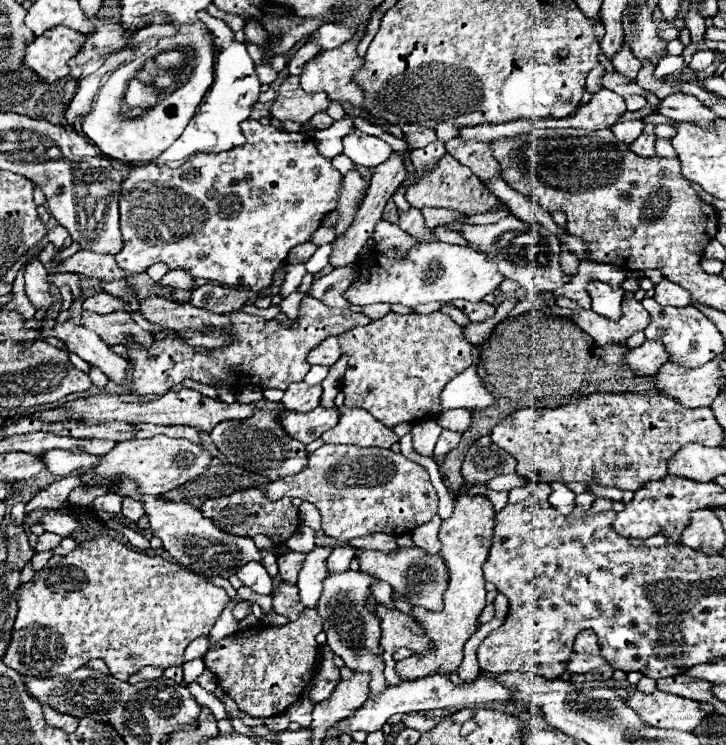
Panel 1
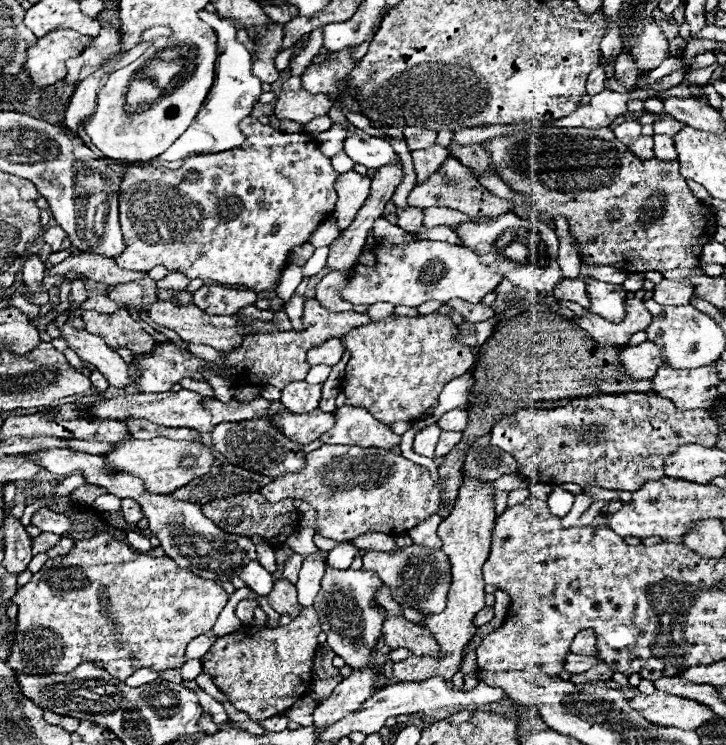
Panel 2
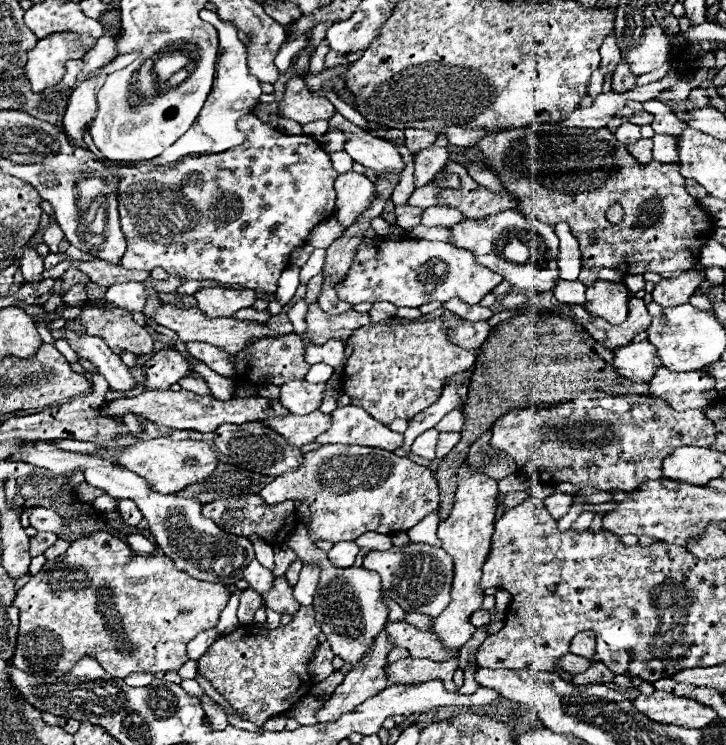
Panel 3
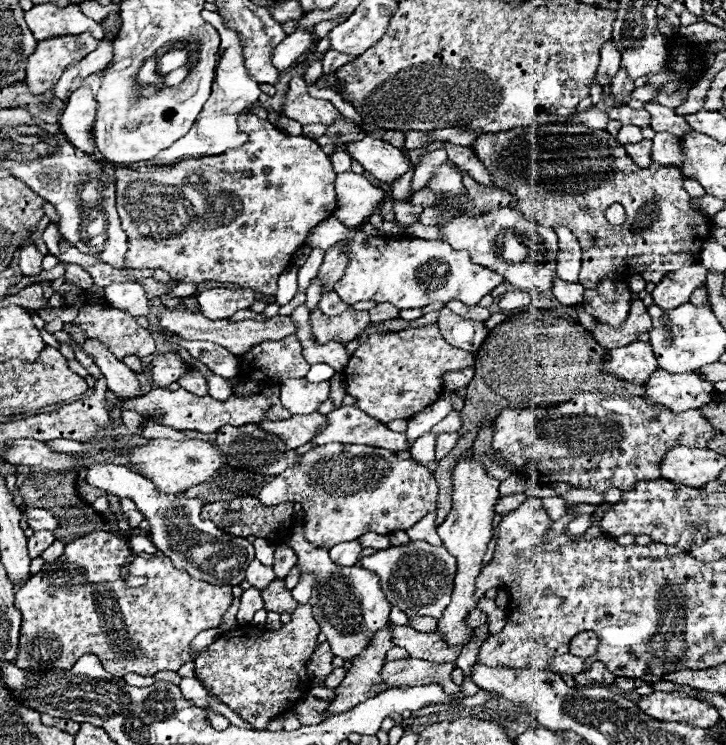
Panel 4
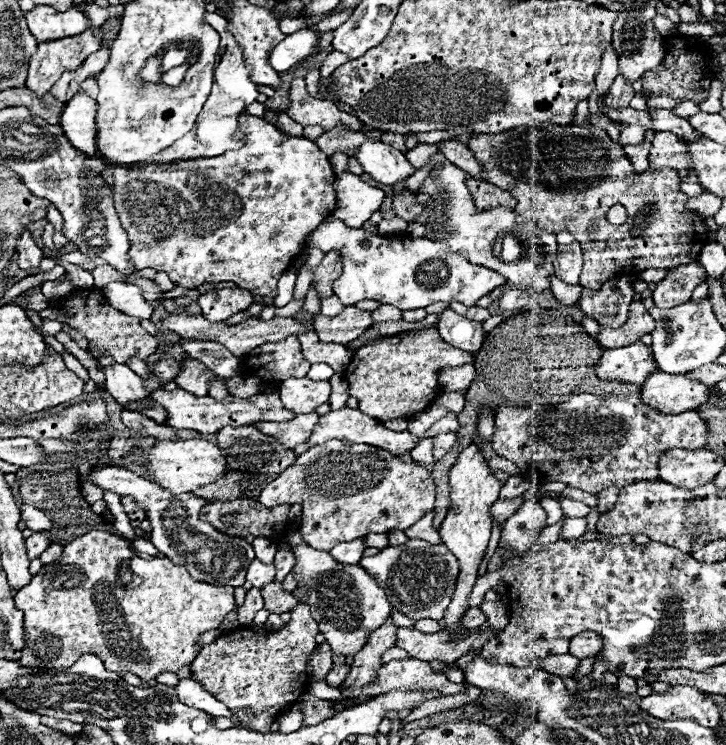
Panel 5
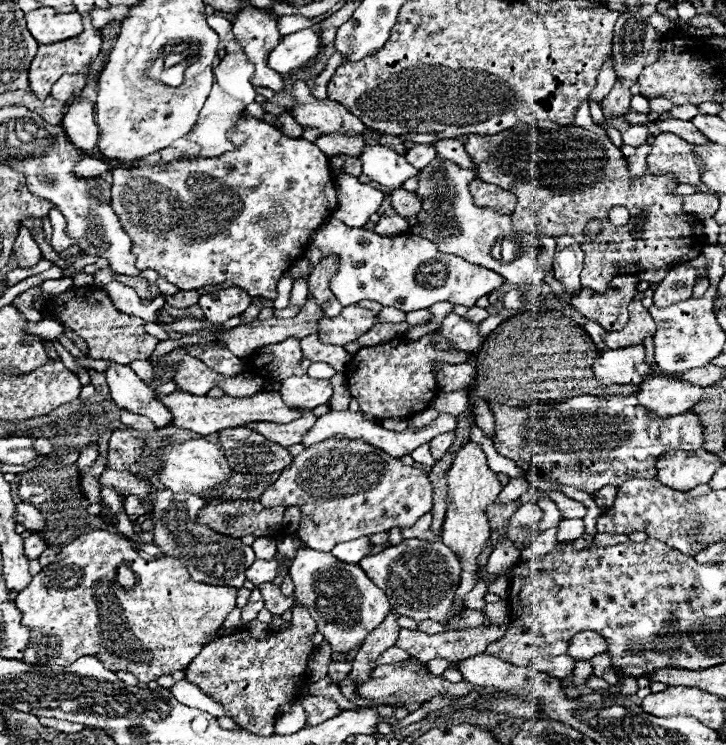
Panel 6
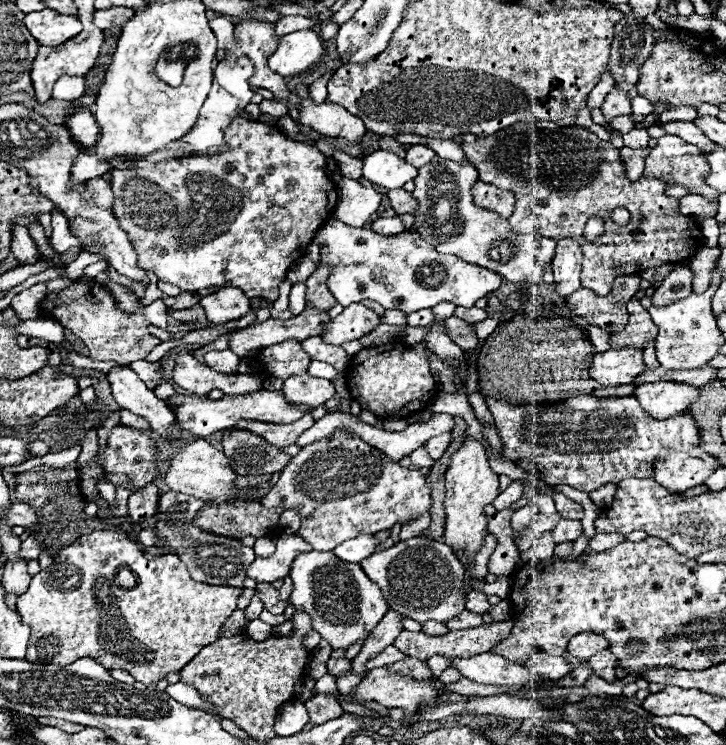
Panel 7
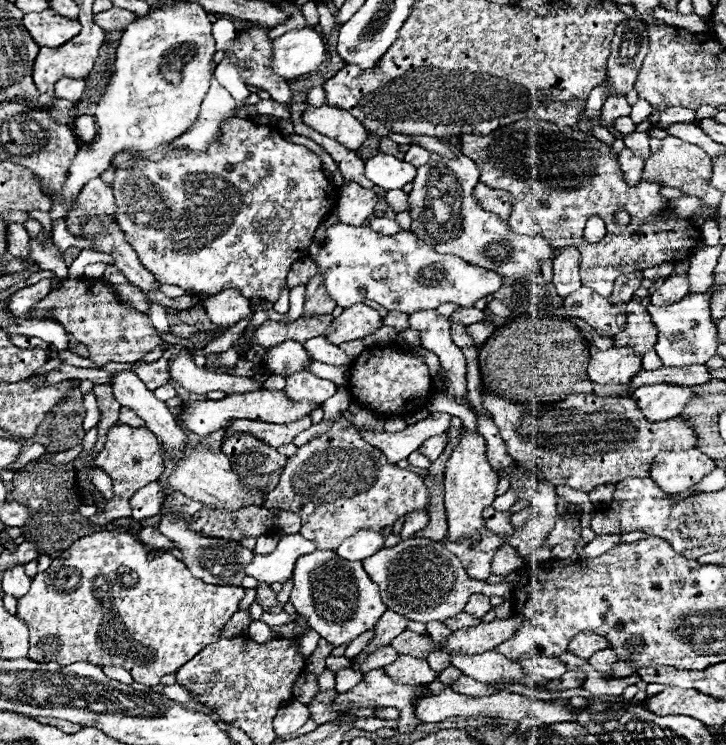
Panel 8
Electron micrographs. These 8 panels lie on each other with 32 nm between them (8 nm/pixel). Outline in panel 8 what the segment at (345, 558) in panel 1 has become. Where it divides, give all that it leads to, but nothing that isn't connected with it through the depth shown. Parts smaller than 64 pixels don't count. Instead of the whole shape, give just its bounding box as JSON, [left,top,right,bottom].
[336,532,384,560]

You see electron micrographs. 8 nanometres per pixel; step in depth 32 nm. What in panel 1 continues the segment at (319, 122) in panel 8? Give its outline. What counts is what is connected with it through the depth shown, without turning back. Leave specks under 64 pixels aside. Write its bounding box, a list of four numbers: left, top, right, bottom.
[270,76,330,122]

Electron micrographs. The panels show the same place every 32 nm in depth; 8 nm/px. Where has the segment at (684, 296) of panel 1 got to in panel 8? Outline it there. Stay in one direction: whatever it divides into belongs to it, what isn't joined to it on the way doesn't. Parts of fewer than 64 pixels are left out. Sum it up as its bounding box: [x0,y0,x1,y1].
[652,274,688,306]

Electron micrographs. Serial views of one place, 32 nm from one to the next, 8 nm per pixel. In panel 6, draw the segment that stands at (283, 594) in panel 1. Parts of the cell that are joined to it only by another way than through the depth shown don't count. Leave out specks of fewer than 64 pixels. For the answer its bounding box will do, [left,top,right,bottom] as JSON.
[258,584,294,616]

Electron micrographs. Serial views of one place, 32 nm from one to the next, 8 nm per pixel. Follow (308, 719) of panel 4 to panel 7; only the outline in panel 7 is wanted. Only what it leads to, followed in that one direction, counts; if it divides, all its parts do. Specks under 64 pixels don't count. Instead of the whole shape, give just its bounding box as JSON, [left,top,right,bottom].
[304,694,344,726]

